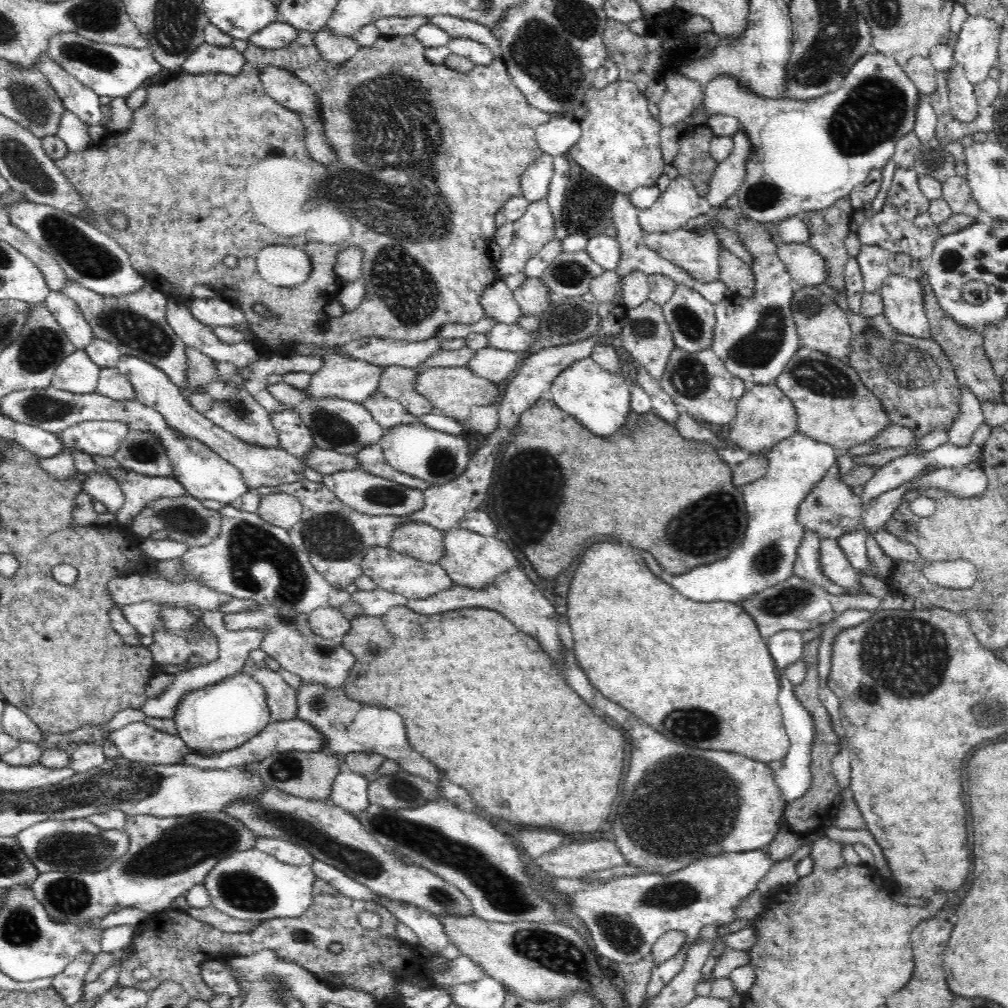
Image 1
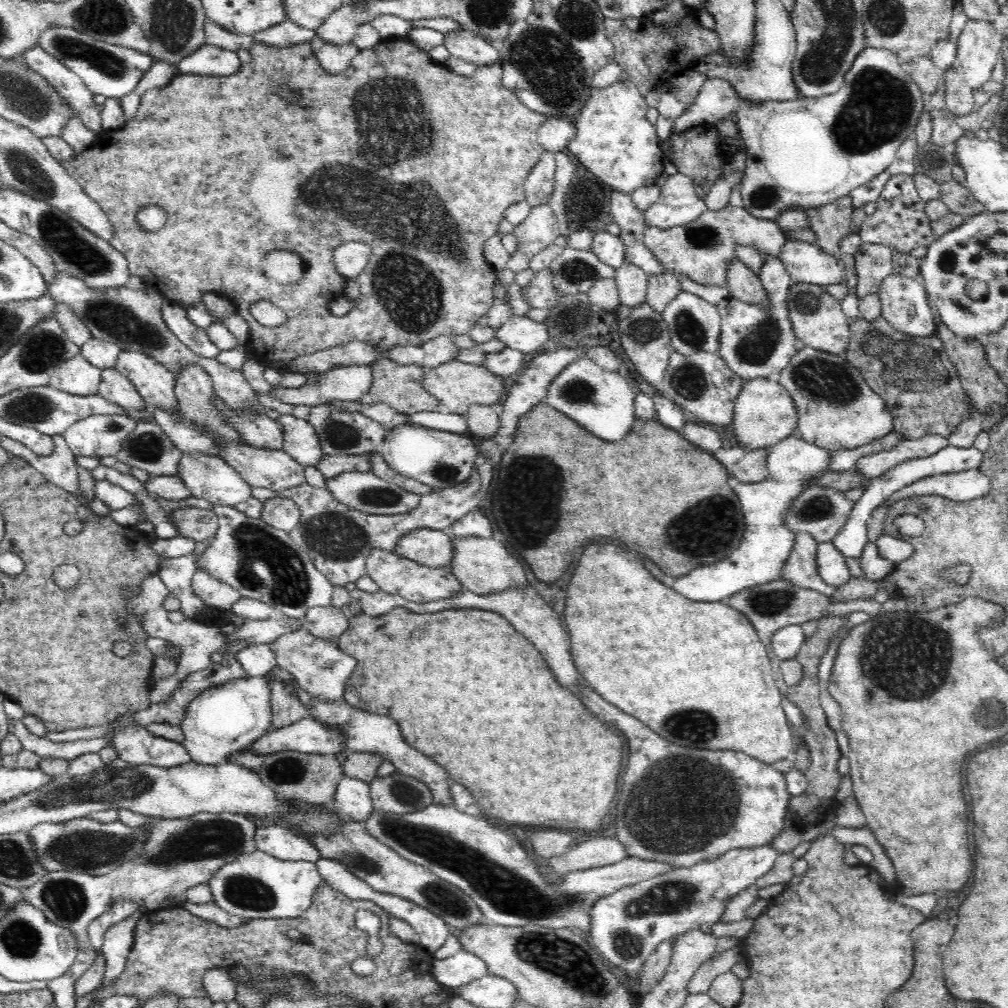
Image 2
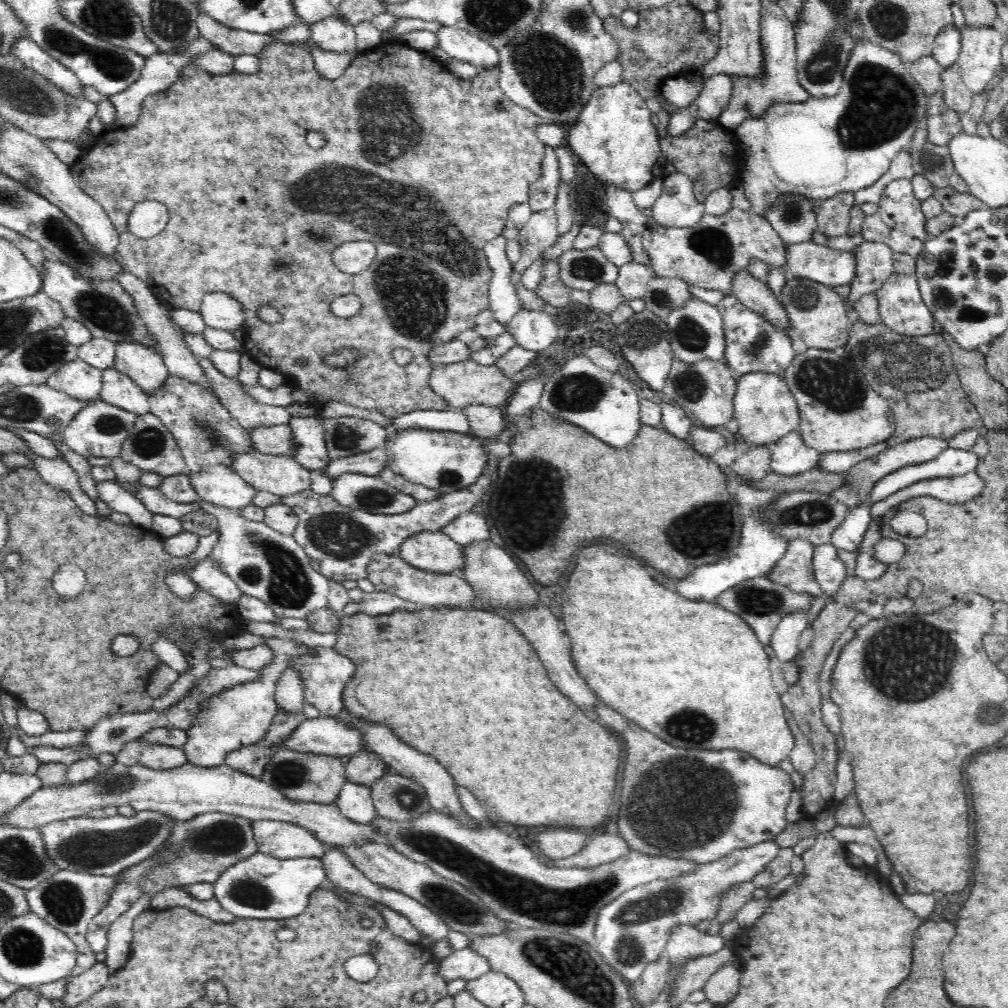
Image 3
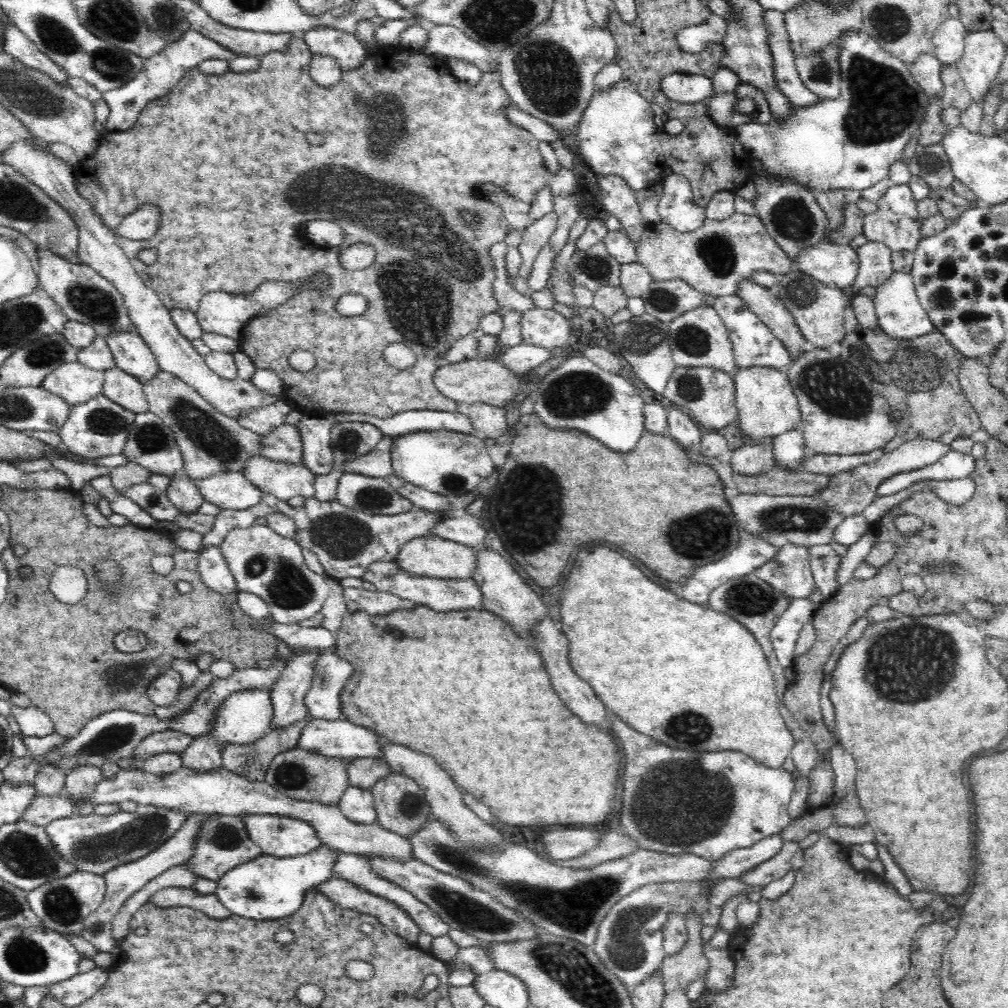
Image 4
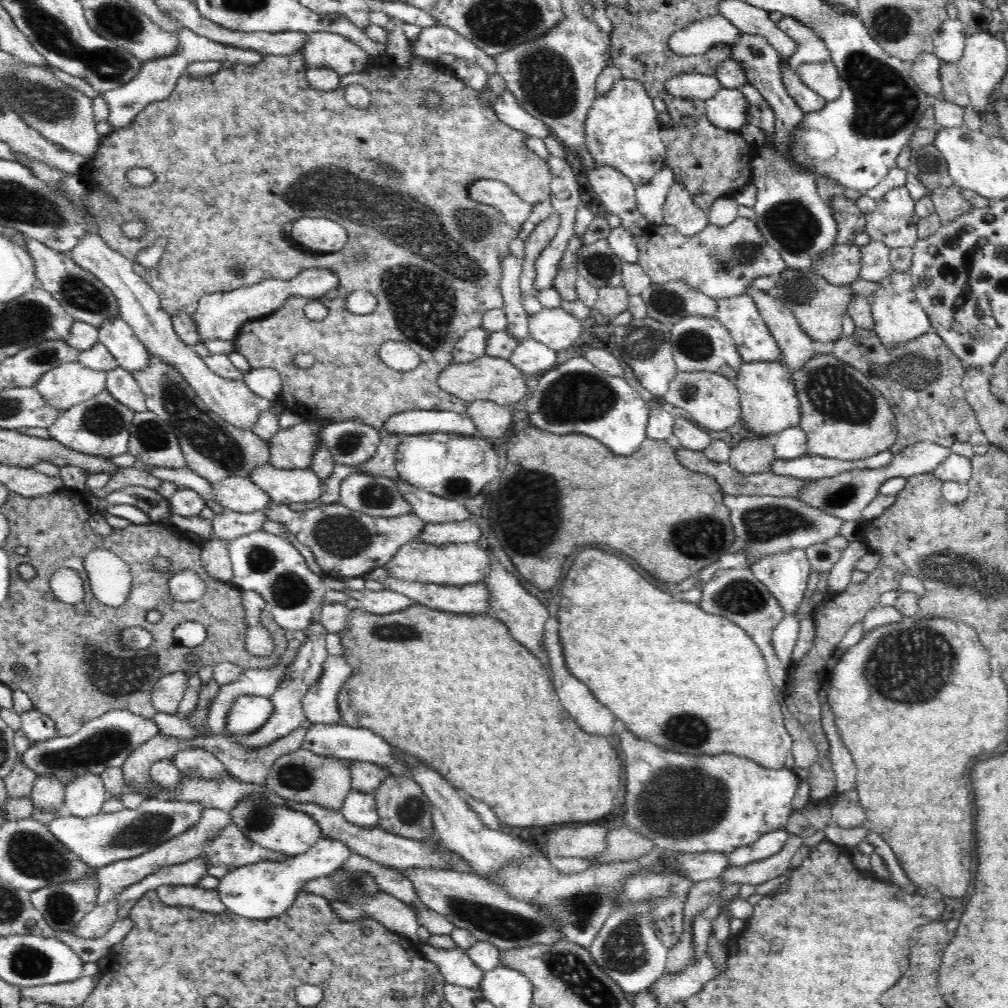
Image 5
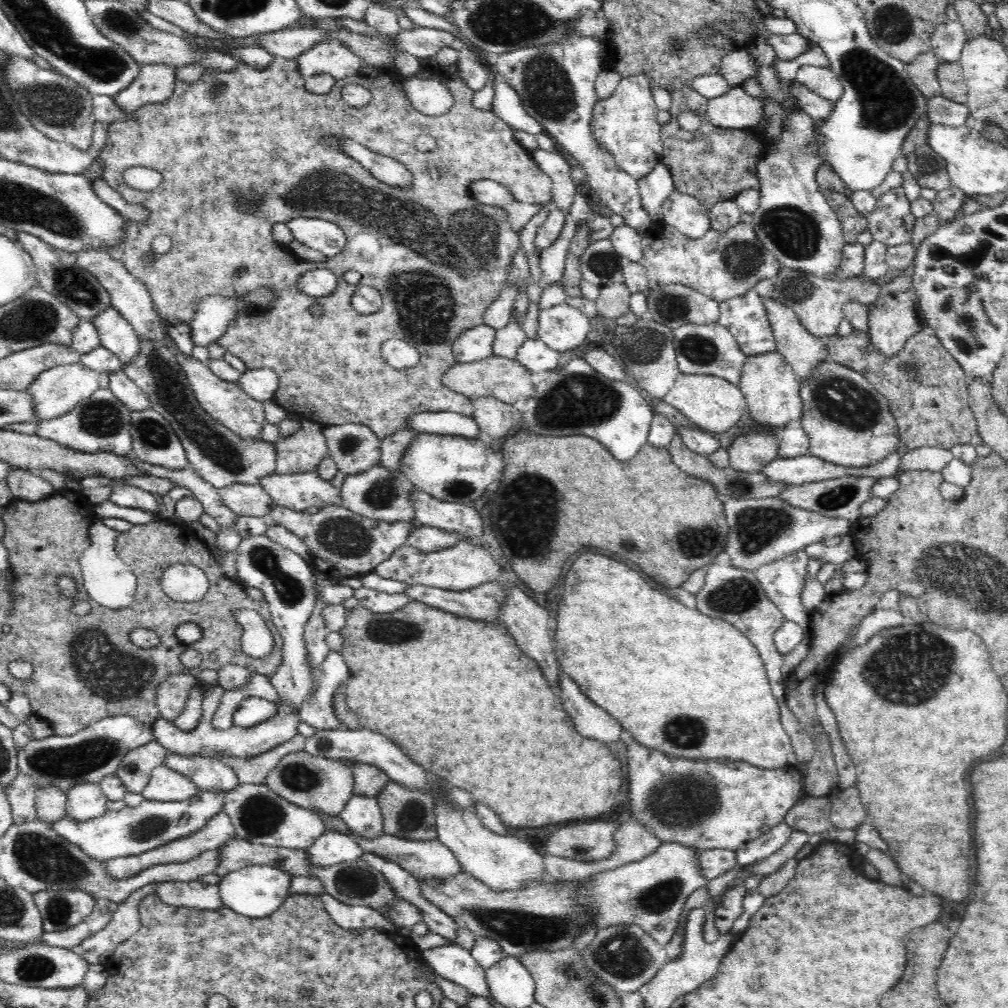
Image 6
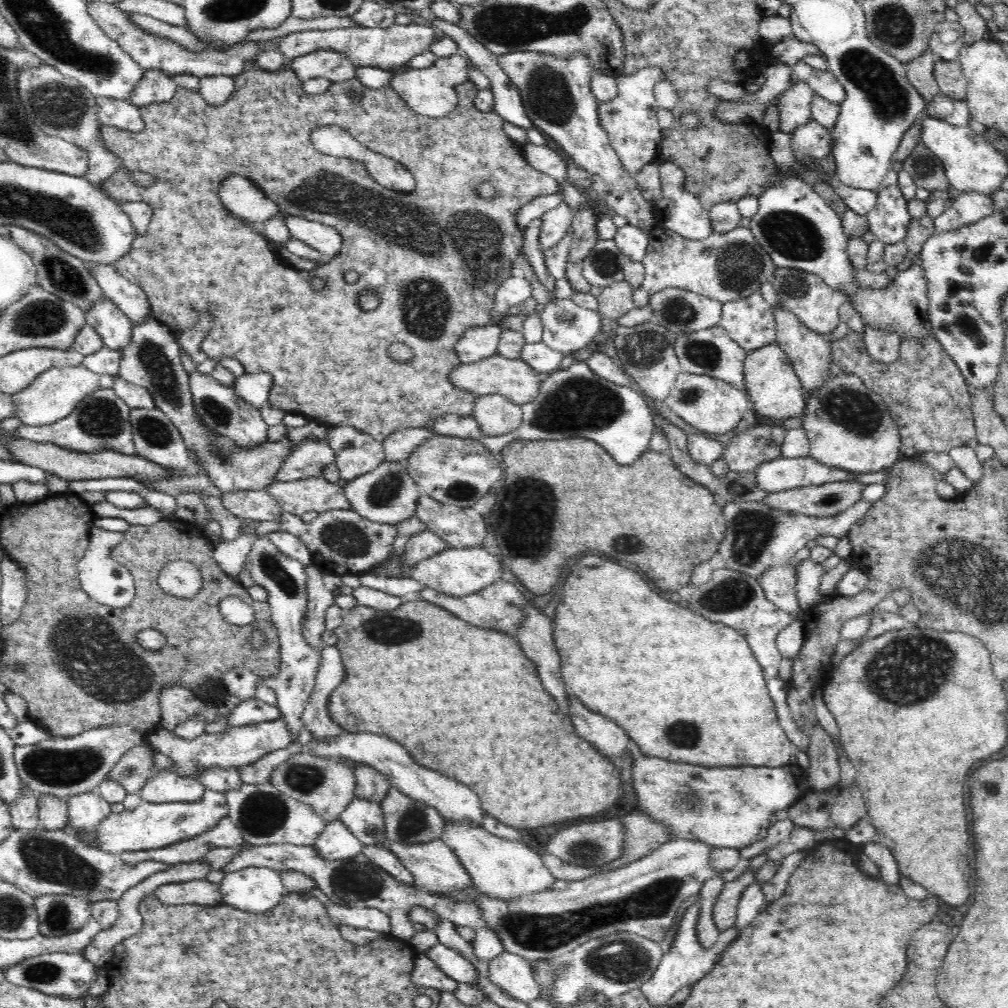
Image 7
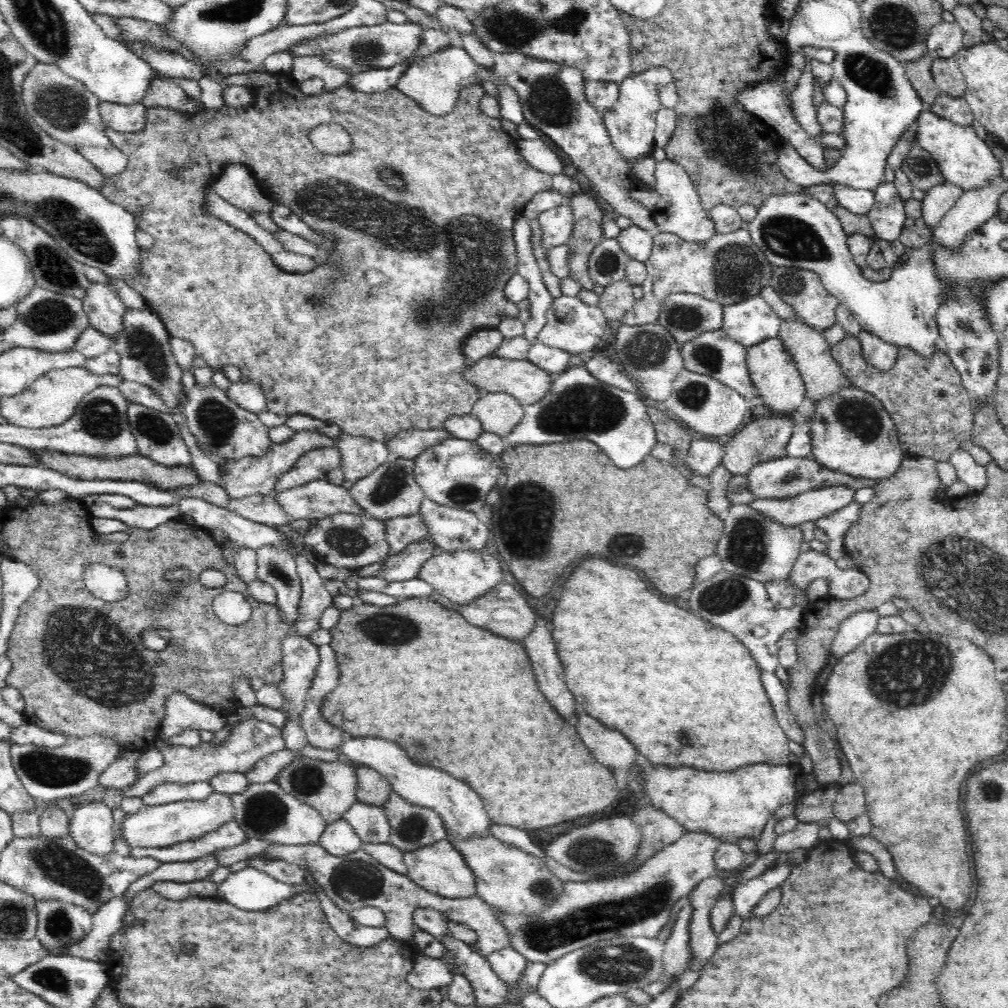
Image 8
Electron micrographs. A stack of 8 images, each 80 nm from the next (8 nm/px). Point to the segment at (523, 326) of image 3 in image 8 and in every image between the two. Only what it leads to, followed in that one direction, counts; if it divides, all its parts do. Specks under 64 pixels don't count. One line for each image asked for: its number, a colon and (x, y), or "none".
4: (548, 328)
5: (555, 327)
6: (561, 327)
7: (567, 327)
8: (571, 325)

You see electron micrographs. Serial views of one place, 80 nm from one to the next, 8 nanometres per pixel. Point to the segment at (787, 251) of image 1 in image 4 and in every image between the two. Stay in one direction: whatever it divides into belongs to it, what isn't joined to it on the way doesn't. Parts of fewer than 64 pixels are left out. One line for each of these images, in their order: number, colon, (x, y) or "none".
2: (806, 263)
3: (818, 262)
4: (836, 265)

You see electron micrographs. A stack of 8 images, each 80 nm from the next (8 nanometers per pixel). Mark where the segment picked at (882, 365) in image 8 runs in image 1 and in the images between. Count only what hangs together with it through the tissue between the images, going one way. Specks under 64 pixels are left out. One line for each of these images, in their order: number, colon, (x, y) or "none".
1: (903, 298)
2: (905, 305)
3: (902, 309)
4: (899, 313)
5: (898, 317)
6: (896, 316)
7: (884, 346)

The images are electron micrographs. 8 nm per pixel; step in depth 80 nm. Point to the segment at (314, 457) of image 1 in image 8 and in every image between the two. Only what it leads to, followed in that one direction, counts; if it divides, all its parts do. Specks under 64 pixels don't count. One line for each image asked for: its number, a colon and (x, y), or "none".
2: (330, 465)
3: (372, 462)
4: (377, 463)
5: (383, 463)
6: (392, 448)
7: (399, 446)
8: (410, 444)

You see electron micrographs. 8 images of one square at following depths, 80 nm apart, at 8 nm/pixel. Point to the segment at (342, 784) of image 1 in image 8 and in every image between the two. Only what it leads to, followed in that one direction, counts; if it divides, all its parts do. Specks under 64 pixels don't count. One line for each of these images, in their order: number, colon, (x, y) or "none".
2: (352, 799)
3: (355, 802)
4: (358, 805)
5: (360, 809)
6: (362, 815)
7: (365, 819)
8: (370, 822)

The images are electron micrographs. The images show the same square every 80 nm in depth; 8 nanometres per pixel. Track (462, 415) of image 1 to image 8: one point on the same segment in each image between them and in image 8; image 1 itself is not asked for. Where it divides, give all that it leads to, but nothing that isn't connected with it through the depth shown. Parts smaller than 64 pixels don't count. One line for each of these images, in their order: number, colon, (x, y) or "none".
2: (457, 385)
3: (462, 384)
4: (476, 380)
5: (494, 379)
6: (506, 379)
7: (514, 379)
8: (528, 383)

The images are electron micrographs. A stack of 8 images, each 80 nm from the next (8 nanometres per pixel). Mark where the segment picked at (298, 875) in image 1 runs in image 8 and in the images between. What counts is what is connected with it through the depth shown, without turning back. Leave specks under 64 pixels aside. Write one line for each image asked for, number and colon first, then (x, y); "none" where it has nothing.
2: (256, 885)
3: (263, 887)
4: (268, 887)
5: (261, 890)
6: (256, 891)
7: (255, 889)
8: (251, 889)

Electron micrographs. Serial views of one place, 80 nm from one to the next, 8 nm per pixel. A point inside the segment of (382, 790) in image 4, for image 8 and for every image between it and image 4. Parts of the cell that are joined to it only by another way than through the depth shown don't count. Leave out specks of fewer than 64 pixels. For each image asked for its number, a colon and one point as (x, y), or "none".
5: (403, 808)
6: (408, 814)
7: (409, 821)
8: (412, 826)

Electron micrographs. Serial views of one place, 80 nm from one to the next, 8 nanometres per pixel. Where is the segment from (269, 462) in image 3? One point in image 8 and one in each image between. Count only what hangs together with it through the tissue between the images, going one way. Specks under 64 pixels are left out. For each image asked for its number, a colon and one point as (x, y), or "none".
4: (284, 481)
5: (300, 485)
6: (298, 492)
7: (315, 494)
8: (317, 499)

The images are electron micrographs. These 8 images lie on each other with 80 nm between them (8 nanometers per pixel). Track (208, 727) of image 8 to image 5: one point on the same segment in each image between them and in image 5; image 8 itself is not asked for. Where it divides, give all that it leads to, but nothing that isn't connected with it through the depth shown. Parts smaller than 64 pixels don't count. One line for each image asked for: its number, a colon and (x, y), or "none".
5: (168, 692)
6: (171, 697)
7: (178, 703)

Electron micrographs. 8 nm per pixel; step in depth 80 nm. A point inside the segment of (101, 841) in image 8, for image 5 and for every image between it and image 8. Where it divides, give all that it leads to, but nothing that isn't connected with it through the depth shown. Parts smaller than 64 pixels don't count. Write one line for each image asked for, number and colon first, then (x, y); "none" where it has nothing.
5: (84, 797)
6: (86, 802)
7: (87, 811)

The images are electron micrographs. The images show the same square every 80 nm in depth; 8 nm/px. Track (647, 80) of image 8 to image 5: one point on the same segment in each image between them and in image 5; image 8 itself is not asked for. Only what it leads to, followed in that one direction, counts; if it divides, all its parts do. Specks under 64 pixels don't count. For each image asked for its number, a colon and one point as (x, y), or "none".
5: (623, 129)
6: (626, 124)
7: (630, 121)

